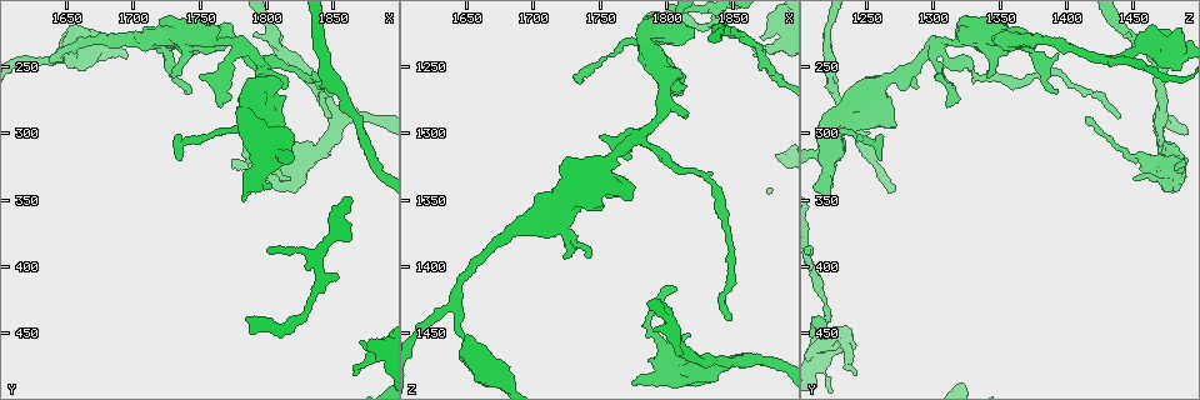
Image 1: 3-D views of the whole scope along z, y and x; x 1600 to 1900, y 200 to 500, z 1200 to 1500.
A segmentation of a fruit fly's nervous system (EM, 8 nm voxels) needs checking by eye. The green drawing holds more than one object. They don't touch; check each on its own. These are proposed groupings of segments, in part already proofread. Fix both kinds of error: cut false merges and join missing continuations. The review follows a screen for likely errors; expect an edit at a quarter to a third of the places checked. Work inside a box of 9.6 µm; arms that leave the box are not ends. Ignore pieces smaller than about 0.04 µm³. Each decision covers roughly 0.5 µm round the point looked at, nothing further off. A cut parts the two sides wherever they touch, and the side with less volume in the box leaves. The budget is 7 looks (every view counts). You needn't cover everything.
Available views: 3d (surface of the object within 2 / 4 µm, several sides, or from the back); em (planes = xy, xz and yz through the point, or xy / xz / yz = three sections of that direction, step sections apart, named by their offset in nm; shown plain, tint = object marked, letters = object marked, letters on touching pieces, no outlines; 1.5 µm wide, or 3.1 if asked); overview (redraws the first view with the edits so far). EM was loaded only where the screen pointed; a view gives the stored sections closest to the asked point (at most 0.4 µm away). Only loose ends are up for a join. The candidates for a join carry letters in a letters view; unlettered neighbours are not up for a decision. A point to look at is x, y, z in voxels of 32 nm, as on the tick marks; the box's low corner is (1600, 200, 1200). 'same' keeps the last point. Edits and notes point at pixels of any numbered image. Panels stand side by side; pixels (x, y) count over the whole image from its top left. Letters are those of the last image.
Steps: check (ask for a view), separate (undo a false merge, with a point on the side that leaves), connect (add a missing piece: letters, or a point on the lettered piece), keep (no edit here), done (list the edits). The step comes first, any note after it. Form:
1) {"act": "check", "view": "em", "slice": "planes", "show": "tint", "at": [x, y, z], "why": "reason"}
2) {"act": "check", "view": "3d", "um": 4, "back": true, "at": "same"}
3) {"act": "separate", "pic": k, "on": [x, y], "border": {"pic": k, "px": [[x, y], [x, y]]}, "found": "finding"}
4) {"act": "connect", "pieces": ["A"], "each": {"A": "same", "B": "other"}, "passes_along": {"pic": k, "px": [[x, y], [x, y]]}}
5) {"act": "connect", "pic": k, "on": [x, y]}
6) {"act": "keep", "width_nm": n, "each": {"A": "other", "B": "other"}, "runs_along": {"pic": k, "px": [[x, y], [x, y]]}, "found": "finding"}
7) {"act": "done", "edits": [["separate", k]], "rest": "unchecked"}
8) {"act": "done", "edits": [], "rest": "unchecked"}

{"act": "check", "view": "em", "slice": "planes", "show": "letters", "at": [1764, 278, 1310], "why": "an open end"}

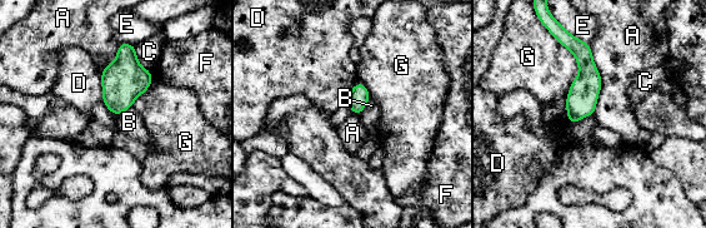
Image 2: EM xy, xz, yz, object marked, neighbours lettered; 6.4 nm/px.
{"act": "keep", "width_nm": 130, "longest_contact_nm": ["G", 460], "each": {"A": "other", "B": "other", "C": "other", "D": "other", "E": "other", "F": "other", "G": "other"}, "found": "no lettered piece goes on from it"}

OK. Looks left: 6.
{"act": "check", "view": "em", "slice": "planes", "show": "letters", "at": [1648, 238, 1454], "why": "calibre changes"}

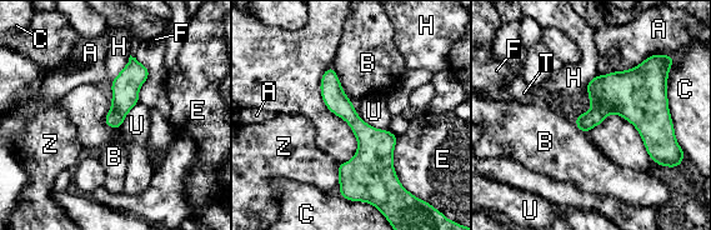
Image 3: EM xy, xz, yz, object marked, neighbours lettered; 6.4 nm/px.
{"act": "keep", "longest_contact_nm": ["C", 420], "each": {"A": "other", "B": "other", "C": "other", "E": "other", "F": "other", "H": "other", "T": "other", "U": "other", "Z": "other"}, "border": {"pic": 3, "px": [[356, 114], [370, 125], [387, 130]]}, "found": "one neuron here"}

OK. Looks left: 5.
{"act": "check", "view": "3d", "um": 4, "at": [1732, 318, 1260], "why": "thin end"}

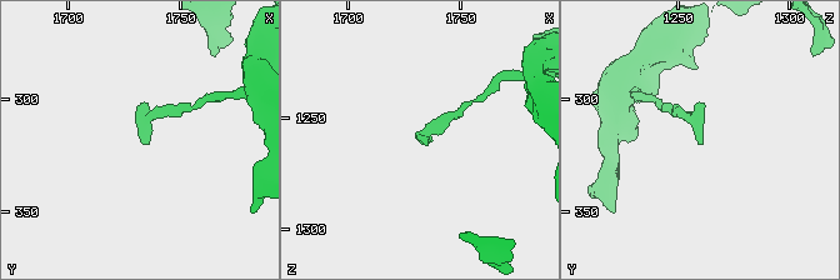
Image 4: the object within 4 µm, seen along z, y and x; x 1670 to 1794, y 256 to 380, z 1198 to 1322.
{"act": "check", "view": "em", "slice": "planes", "show": "tint", "at": [1733, 319, 1262], "why": "need the tissue"}

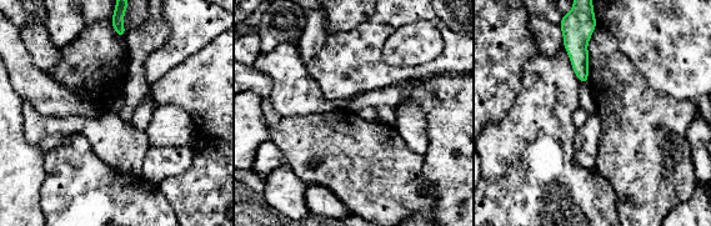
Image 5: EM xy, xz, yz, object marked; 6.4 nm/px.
{"act": "check", "view": "em", "slice": "planes", "show": "letters", "at": "same", "why": "what lies round it"}

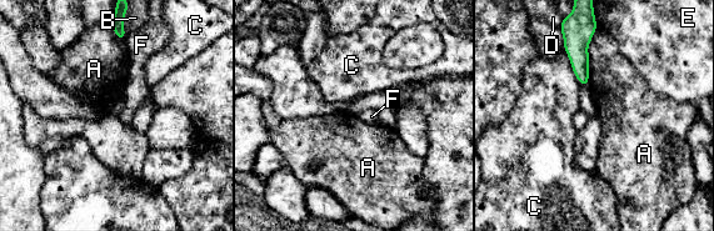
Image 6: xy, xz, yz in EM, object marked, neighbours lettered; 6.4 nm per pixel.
{"act": "keep", "width_nm": 110, "each": {"A": "other", "B": "other", "C": "other", "D": "other", "E": "other", "F": "other"}, "found": "no lettered piece goes on from it"}

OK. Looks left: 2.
{"act": "done", "edits": [], "rest": "unchecked"}

